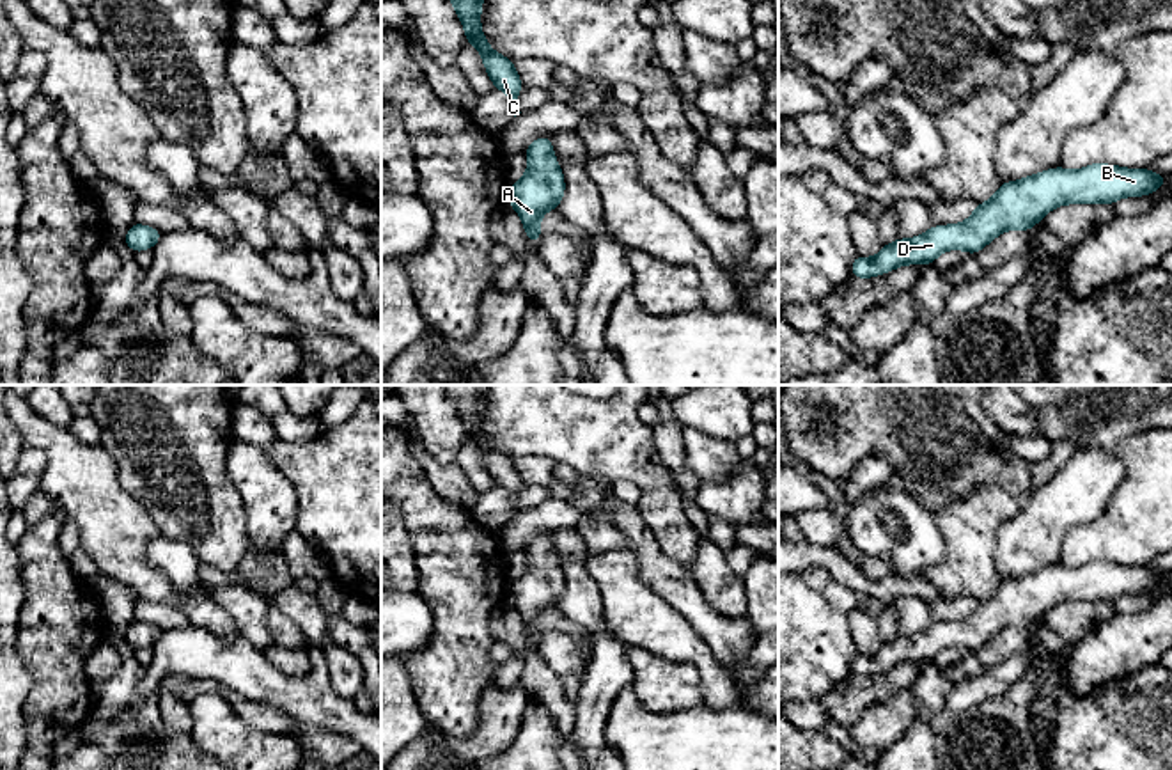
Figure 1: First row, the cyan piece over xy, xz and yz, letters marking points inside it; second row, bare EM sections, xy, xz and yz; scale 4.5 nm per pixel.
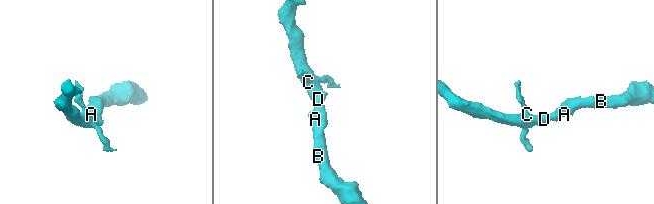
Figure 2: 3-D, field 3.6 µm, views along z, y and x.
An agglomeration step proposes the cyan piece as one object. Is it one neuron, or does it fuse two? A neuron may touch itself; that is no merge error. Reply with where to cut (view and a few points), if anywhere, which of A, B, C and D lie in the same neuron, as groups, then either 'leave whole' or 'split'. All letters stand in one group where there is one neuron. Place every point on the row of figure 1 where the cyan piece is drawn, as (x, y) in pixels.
no cut; A B C D; leave whole

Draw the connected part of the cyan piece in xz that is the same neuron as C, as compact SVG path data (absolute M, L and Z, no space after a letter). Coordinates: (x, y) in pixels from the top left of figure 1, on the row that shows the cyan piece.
M450 0L463 23L468 44L477 48L482 55L482 64L491 78L493 87L504 90L512 106L514 117L518 110L518 92L525 87L514 69L514 62L504 55L498 55L482 35L481 28L481 9L484 0Z

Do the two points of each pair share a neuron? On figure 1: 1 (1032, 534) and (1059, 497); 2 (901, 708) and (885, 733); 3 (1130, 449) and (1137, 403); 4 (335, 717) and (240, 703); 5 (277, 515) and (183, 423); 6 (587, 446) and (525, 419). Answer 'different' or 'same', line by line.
1: same
2: same
3: different
4: different
5: different
6: same

